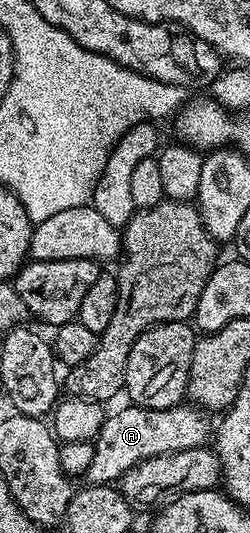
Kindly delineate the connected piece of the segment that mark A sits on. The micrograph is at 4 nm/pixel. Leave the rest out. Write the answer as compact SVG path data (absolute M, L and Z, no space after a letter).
M127 404L116 414L108 413L103 419L99 437L94 439L95 455L93 464L87 469L86 481L91 484L115 484L125 472L153 456L207 446L213 434L213 422L211 426L207 418L210 418L208 411L194 404L170 406L168 410L150 410Z

